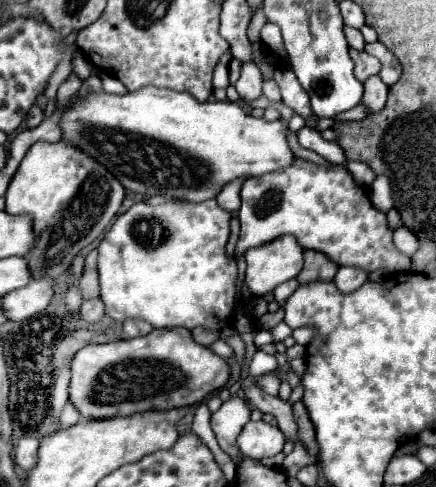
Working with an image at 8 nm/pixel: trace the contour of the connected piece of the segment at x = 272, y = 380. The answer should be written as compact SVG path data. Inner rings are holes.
M268 374L268 376L260 378L258 384L260 384L260 388L264 388L264 392L268 392L272 396L278 396L278 390L280 390L280 378L278 376Z

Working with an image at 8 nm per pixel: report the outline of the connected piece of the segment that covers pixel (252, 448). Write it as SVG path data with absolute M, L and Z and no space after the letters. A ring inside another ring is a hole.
M248 422L238 436L240 452L248 458L262 460L266 456L276 456L284 448L284 434L278 426L270 426L266 422Z

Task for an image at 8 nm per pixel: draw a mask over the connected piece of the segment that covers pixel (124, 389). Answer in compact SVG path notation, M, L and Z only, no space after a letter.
M164 328L164 330L154 330L142 338L118 340L110 344L90 344L78 350L76 356L72 358L70 400L86 420L132 416L136 412L170 410L170 408L198 404L202 398L216 394L228 382L228 378L230 378L228 362L218 354L214 354L210 348L196 344L190 330Z

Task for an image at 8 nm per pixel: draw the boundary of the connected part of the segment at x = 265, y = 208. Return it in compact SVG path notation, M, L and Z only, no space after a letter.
M294 158L290 166L278 172L246 180L242 186L240 224L236 258L244 256L248 248L290 234L304 250L322 252L338 266L354 266L364 272L386 270L390 274L410 270L410 258L392 244L392 230L388 228L386 214L372 206L368 190L356 184L346 166L340 164L322 166Z

